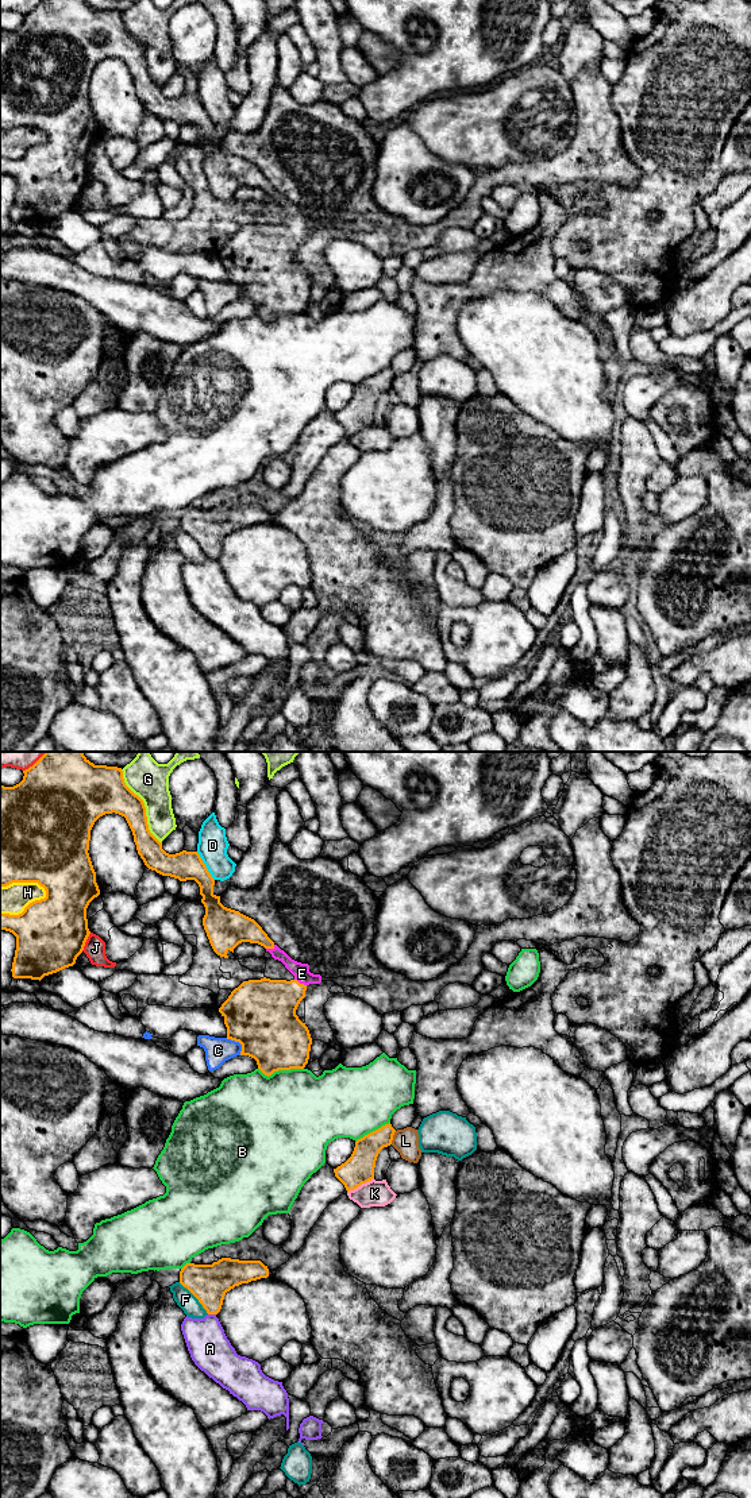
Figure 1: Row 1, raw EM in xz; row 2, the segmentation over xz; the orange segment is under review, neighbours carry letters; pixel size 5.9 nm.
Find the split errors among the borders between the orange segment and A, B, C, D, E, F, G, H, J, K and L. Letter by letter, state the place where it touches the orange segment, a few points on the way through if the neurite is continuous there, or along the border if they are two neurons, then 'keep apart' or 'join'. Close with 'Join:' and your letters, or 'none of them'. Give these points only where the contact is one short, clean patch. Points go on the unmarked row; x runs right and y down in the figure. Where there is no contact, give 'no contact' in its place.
A: contact xz (212, 558); keep apart
B: contact xz (281, 313); keep apart
C: contact xz (238, 285); keep apart
D: contact xz (205, 111); keep apart
E: contact xz (299, 227); join
F: contact xz (195, 540); keep apart
G: contact xz (143, 50); keep apart
H: contact xz (26, 151); keep apart
J: contact xz (85, 185); keep apart
K: contact xz (359, 429); keep apart
L: contact xz (392, 382); keep apart
Join: E

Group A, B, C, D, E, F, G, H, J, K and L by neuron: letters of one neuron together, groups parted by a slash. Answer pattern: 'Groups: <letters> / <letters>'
Groups: A / B / C / D / E / F / G / H / J / K / L

